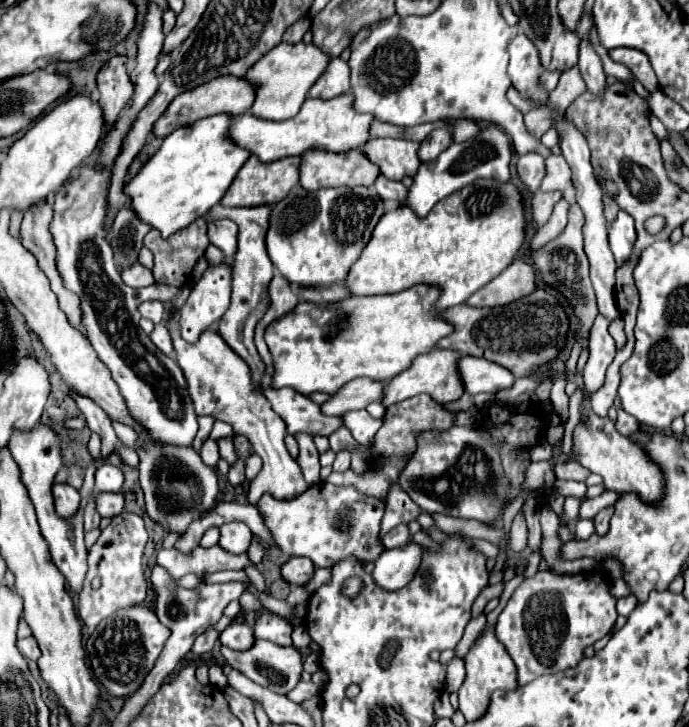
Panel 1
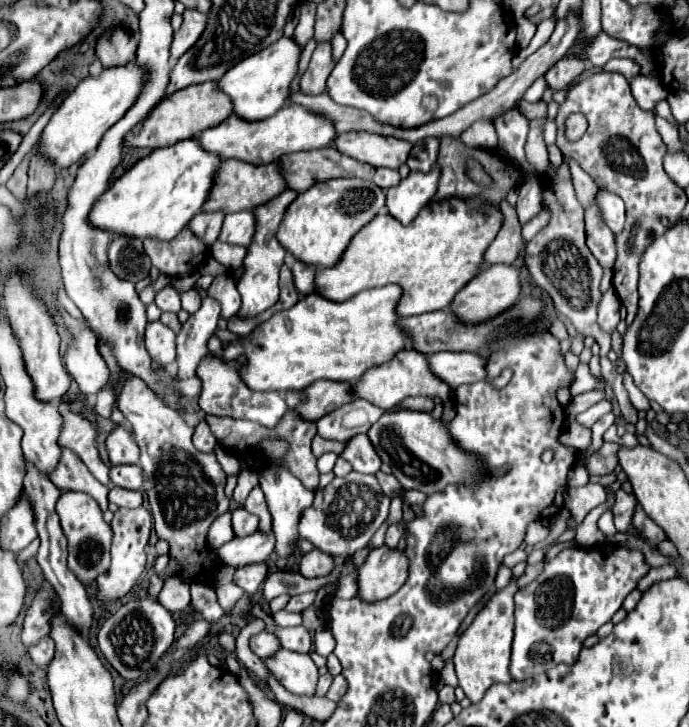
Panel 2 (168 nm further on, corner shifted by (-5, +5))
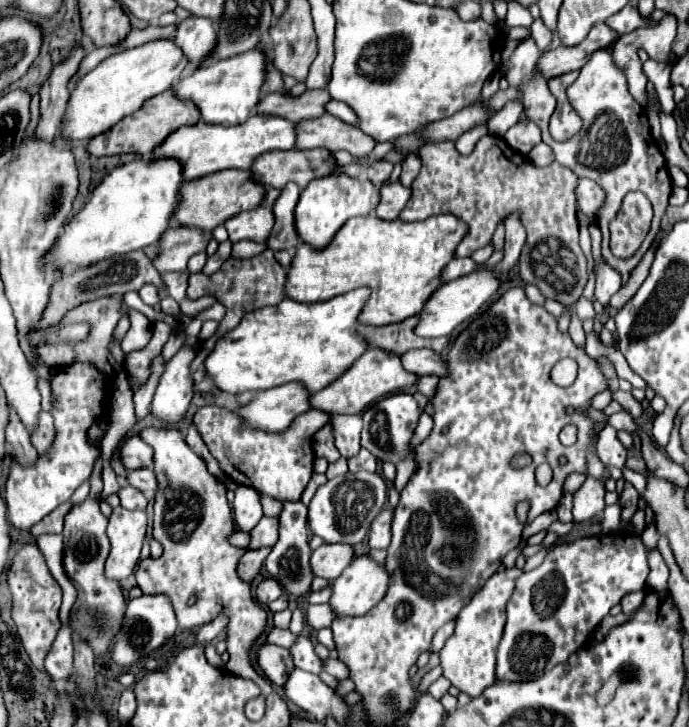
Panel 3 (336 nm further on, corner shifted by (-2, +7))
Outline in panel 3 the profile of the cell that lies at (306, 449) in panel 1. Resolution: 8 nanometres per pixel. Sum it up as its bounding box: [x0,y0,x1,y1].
[193,405,329,501]

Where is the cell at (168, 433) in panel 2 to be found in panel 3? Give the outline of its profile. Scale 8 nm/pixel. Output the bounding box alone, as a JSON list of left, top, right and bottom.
[135,427,273,697]

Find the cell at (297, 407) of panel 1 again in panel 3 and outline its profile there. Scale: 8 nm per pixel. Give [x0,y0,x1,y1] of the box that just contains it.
[331,415,361,457]

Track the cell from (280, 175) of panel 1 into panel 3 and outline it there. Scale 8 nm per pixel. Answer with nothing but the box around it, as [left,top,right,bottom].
[175,169,265,231]

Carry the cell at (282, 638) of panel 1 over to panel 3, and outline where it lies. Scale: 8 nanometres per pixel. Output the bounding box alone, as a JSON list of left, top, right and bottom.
[289,635,321,673]

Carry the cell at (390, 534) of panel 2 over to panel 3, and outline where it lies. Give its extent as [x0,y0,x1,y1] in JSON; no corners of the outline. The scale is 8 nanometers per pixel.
[369,509,393,549]

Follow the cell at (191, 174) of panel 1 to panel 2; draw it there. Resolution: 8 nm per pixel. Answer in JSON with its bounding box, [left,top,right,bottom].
[88,139,220,239]

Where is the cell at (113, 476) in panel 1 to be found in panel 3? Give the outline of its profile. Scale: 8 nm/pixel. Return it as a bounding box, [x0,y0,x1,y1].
[127,469,157,501]

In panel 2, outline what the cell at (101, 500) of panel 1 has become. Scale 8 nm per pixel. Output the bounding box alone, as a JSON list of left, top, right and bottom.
[108,487,142,509]

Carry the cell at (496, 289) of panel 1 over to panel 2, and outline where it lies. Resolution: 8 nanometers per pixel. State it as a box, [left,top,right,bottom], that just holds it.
[450,265,520,323]

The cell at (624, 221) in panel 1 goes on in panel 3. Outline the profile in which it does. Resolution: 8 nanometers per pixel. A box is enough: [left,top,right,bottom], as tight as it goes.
[577,179,605,225]

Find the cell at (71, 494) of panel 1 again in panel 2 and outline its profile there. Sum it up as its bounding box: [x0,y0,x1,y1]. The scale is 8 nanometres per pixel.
[56,491,112,587]

